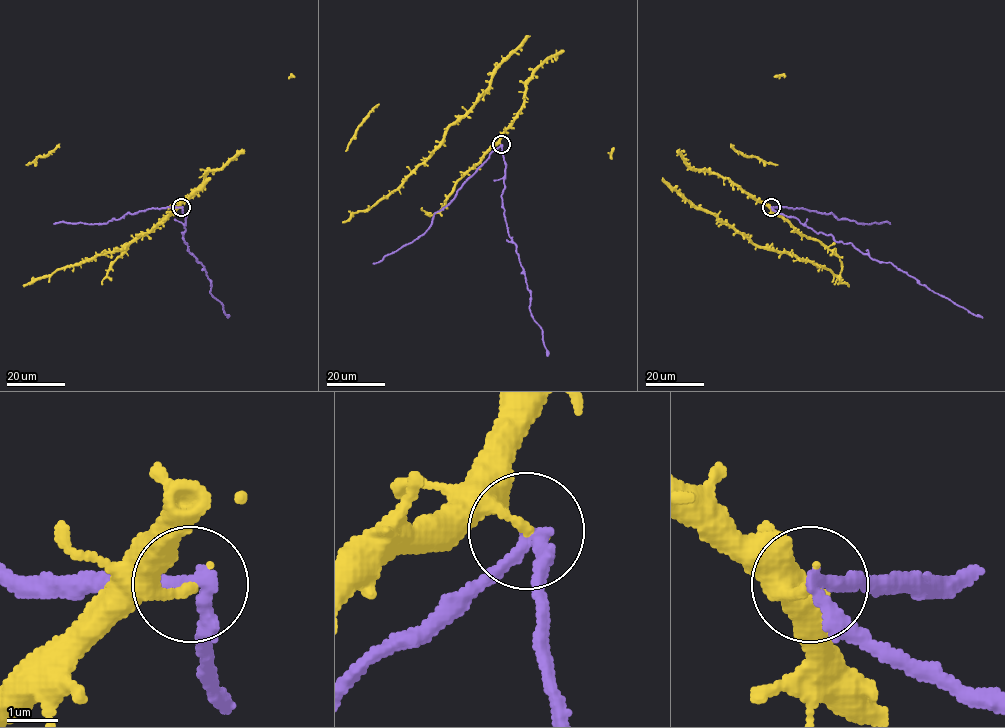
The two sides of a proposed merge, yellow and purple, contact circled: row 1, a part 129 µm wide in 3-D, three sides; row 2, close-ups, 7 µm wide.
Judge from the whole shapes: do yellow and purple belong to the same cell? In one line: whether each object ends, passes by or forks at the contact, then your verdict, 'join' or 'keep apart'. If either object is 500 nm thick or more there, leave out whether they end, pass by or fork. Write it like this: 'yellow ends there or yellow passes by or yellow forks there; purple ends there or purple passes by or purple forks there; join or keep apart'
yellow ends there; purple passes by; keep apart

